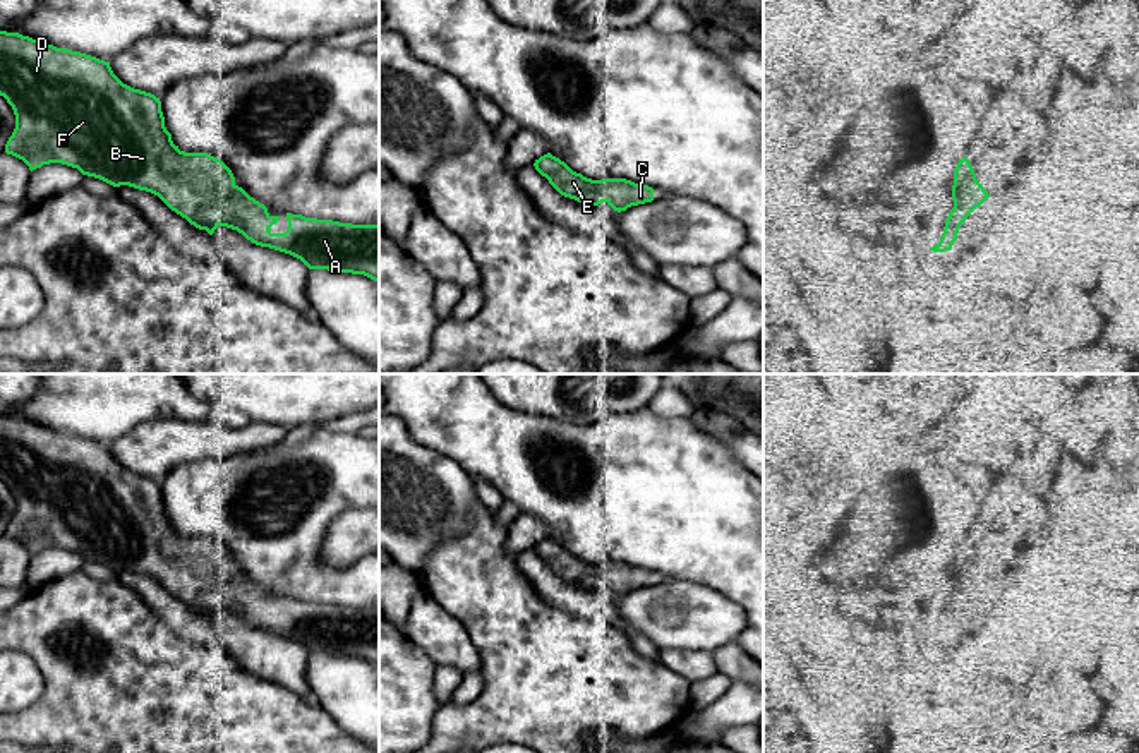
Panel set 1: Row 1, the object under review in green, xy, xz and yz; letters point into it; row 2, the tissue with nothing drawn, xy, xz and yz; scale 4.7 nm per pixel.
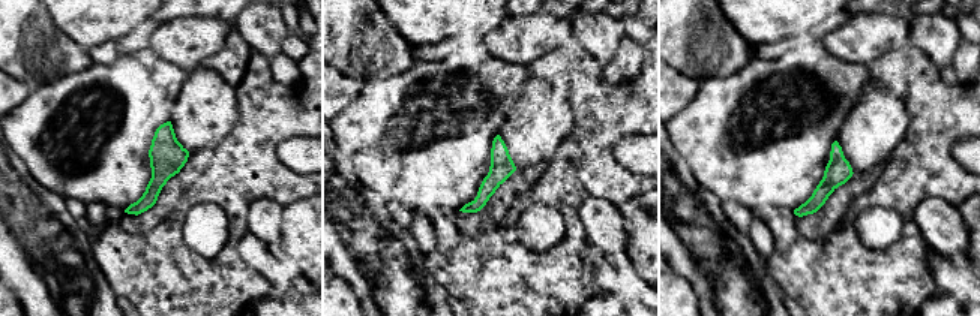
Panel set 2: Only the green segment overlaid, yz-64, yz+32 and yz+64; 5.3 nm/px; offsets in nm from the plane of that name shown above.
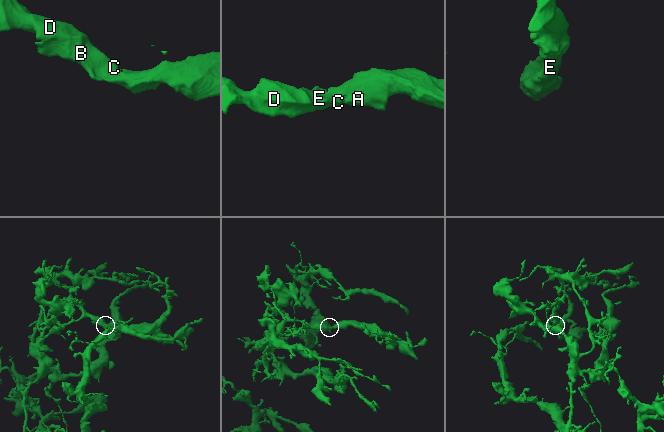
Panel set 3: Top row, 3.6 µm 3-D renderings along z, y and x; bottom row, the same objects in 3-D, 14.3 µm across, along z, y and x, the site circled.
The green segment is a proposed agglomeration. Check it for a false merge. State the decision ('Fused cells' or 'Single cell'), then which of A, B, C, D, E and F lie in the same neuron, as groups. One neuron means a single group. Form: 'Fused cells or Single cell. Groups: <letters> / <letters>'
Single cell. Groups: A B C D E F

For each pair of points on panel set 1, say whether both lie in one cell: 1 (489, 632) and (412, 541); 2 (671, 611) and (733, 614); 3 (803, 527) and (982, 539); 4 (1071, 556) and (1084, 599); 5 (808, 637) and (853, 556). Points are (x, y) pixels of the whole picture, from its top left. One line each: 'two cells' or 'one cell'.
1: two cells
2: one cell
3: two cells
4: one cell
5: two cells

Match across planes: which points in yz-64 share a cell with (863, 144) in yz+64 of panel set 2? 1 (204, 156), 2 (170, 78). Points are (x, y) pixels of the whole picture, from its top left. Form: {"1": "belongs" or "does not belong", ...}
{"1": "does not belong", "2": "does not belong"}

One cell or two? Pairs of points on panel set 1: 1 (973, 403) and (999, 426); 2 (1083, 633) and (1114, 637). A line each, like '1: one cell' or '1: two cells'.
1: two cells
2: two cells

